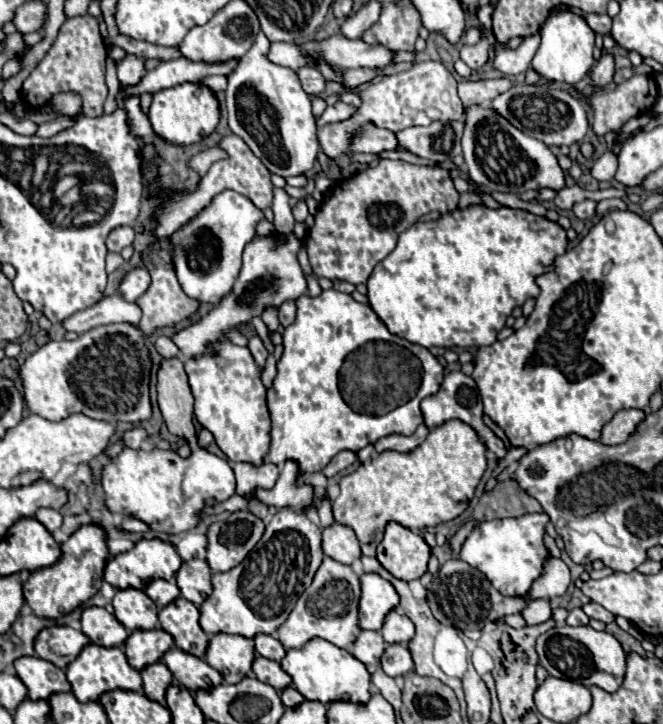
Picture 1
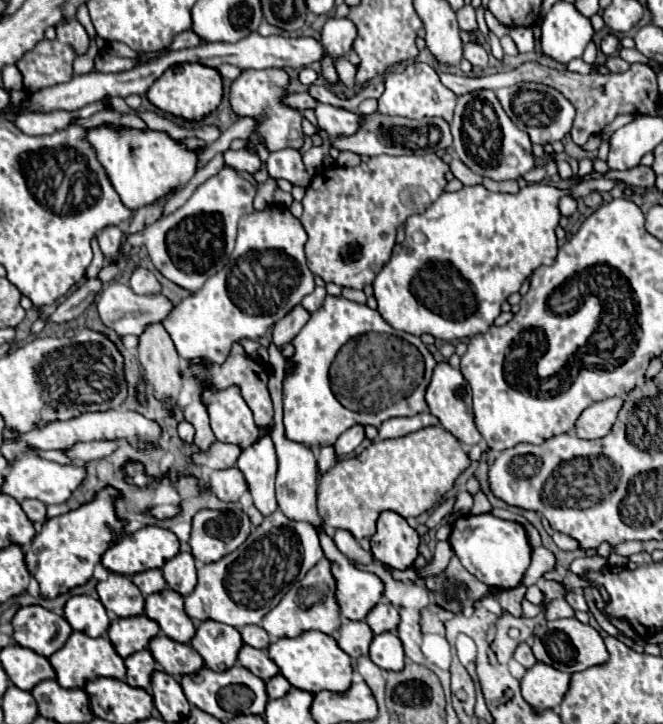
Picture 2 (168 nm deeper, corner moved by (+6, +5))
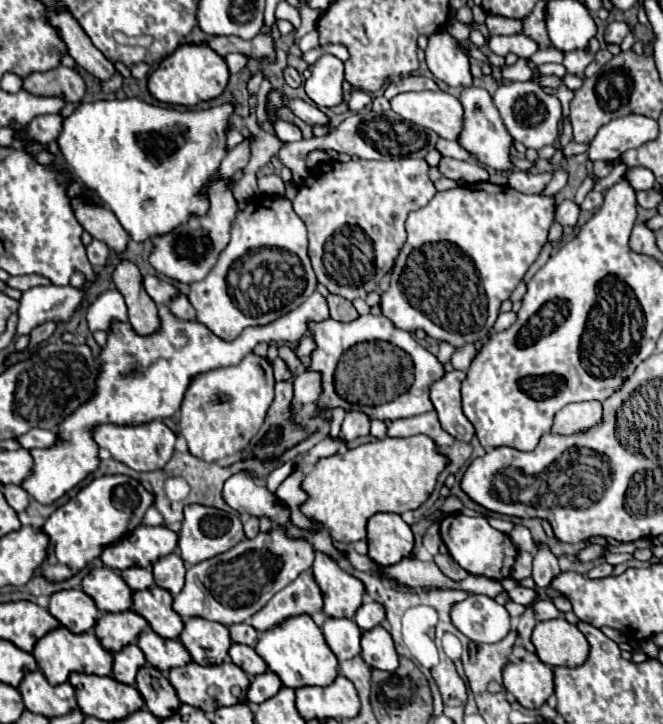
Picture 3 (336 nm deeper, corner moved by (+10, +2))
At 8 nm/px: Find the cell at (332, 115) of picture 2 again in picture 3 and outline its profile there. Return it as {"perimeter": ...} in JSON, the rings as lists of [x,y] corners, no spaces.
{"perimeter":[[[290,100],[290,110],[310,126],[330,126],[330,118],[314,104],[306,104],[304,100]]]}

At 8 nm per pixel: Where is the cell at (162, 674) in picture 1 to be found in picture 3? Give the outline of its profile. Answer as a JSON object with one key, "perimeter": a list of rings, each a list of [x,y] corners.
{"perimeter":[[[128,644],[126,648],[122,648],[120,652],[114,654],[114,668],[112,674],[118,682],[122,684],[134,684],[136,682],[136,674],[138,670],[146,664],[146,658],[142,654],[142,650],[136,644]]]}

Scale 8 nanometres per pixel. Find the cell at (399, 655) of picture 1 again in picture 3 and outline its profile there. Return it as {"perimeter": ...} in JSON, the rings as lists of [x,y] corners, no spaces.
{"perimeter":[[[382,626],[362,632],[362,658],[370,668],[386,672],[394,672],[398,668],[398,652],[390,634]]]}

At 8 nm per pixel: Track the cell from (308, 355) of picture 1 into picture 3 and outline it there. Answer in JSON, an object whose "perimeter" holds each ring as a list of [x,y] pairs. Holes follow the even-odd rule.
{"perimeter":[[[366,314],[366,316],[358,316],[352,322],[336,322],[332,318],[326,318],[322,322],[310,322],[310,334],[316,342],[316,348],[310,354],[310,364],[306,366],[306,370],[318,372],[322,376],[322,394],[316,404],[320,412],[332,412],[332,408],[344,408],[346,412],[362,410],[370,418],[386,422],[386,420],[396,420],[396,418],[412,418],[412,416],[434,410],[428,398],[428,392],[430,392],[432,382],[444,374],[442,364],[438,362],[434,354],[424,350],[412,338],[412,334],[394,328],[386,316]],[[358,344],[366,344],[366,354],[356,360],[358,364],[356,386],[350,392],[350,396],[338,396],[332,386],[338,358],[342,356],[344,350]]]}

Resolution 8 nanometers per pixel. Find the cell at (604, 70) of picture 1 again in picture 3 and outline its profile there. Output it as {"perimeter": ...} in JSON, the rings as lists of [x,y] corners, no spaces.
{"perimeter":[[[612,22],[612,24],[608,24],[608,28],[606,28],[604,40],[606,40],[606,44],[620,44],[628,32],[630,32],[630,30],[628,30],[628,26],[626,26],[624,22]]]}

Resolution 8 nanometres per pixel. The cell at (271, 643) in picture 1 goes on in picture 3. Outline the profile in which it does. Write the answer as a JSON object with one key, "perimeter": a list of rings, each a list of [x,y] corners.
{"perimeter":[[[248,622],[232,624],[228,630],[230,630],[232,642],[236,642],[236,644],[246,644],[246,646],[252,646],[254,648],[256,642],[258,642],[258,632]]]}

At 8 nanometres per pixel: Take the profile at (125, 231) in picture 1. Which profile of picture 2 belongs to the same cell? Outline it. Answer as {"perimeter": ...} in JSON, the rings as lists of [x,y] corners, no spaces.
{"perimeter":[[[104,227],[98,233],[98,243],[100,243],[100,249],[102,249],[104,257],[106,259],[112,259],[118,253],[118,249],[120,249],[122,229],[120,227]]]}

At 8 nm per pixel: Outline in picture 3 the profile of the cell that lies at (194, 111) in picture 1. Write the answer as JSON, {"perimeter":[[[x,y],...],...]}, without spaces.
{"perimeter":[[[206,44],[180,46],[174,54],[166,56],[148,78],[148,90],[156,100],[178,106],[196,106],[204,100],[218,98],[224,92],[226,84],[228,84],[228,66],[224,58],[220,58]]]}

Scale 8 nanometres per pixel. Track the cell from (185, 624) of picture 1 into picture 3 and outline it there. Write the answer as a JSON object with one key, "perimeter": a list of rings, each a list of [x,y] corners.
{"perimeter":[[[152,584],[146,590],[134,592],[132,596],[132,610],[148,620],[150,628],[162,638],[178,638],[184,622],[172,608],[172,594],[162,590],[160,586]]]}

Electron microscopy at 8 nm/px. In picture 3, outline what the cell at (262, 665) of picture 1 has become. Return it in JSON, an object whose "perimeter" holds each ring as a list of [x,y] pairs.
{"perimeter":[[[232,644],[230,658],[236,666],[240,666],[250,678],[256,678],[258,674],[264,674],[268,670],[268,664],[256,654],[254,648],[244,644]]]}

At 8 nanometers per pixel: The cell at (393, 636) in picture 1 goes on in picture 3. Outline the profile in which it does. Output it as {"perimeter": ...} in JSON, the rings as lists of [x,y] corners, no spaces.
{"perimeter":[[[368,602],[358,608],[354,620],[362,630],[372,630],[374,626],[382,624],[382,620],[386,620],[386,612],[382,610],[382,606],[378,606],[378,602]]]}

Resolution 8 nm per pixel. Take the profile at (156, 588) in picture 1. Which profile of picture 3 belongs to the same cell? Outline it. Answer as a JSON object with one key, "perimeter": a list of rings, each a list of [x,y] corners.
{"perimeter":[[[134,566],[134,568],[122,570],[120,576],[124,578],[124,582],[126,582],[134,592],[146,590],[146,588],[150,588],[150,586],[154,584],[154,576],[152,576],[150,568],[138,568],[138,566]]]}

